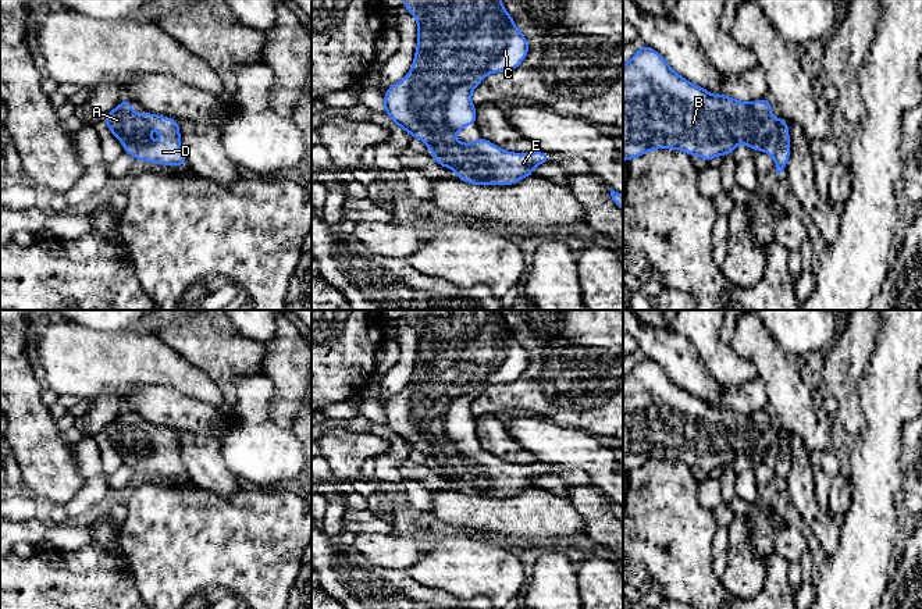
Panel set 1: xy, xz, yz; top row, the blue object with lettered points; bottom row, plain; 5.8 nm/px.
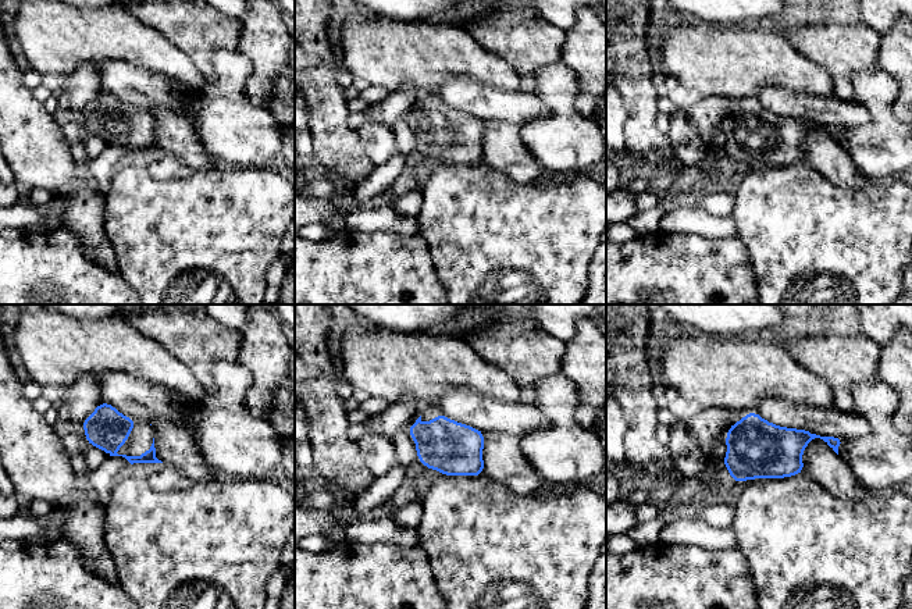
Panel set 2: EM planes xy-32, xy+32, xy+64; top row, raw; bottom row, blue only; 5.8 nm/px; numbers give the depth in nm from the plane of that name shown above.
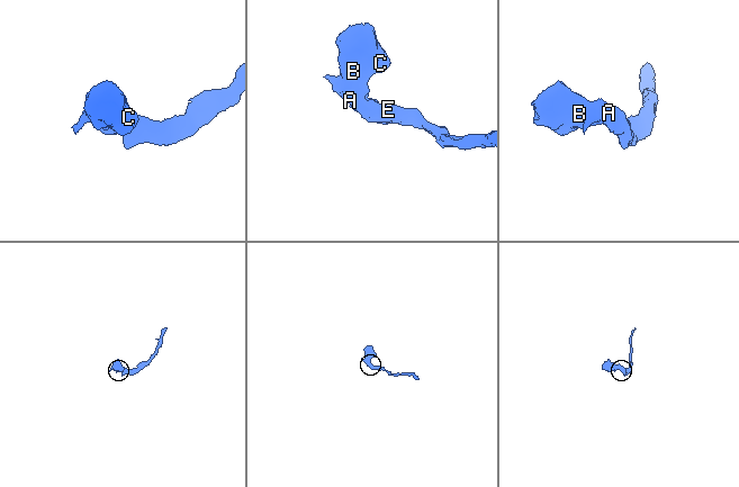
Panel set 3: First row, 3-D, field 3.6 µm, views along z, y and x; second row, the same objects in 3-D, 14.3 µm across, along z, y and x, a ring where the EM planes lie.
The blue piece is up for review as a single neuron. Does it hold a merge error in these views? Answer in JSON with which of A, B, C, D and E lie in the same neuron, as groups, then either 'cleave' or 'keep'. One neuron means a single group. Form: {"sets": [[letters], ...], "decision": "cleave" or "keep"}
{"sets": [["A", "B", "C", "D", "E"]], "decision": "keep"}

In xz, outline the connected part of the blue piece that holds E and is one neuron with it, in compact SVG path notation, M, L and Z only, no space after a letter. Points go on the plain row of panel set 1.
M403 310L416 330L419 346L409 385L387 400L384 423L409 446L431 460L437 476L452 480L458 491L473 496L515 496L534 487L533 480L551 470L549 464L506 463L483 448L473 455L456 450L456 442L477 435L471 403L485 387L509 384L528 366L528 353L517 341L501 310Z

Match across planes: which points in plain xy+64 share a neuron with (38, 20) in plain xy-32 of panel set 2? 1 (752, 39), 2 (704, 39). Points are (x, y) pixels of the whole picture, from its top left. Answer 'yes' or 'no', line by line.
1: yes
2: yes

